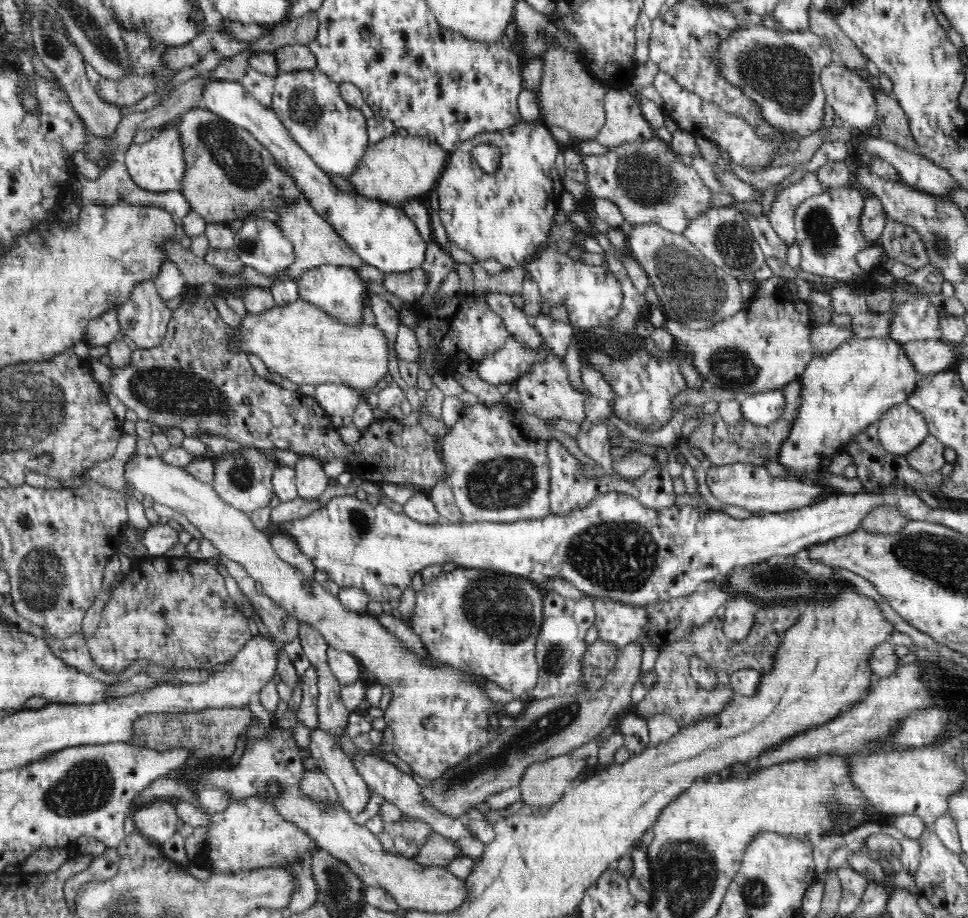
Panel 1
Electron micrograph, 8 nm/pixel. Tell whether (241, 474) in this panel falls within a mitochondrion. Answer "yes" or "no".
yes

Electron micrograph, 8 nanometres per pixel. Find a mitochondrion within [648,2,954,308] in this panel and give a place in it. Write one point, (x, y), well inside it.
(781, 73)

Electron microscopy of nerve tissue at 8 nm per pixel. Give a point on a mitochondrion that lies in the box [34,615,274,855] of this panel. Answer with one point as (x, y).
(85, 788)

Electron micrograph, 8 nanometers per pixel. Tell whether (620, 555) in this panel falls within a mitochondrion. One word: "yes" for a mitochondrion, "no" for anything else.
yes

